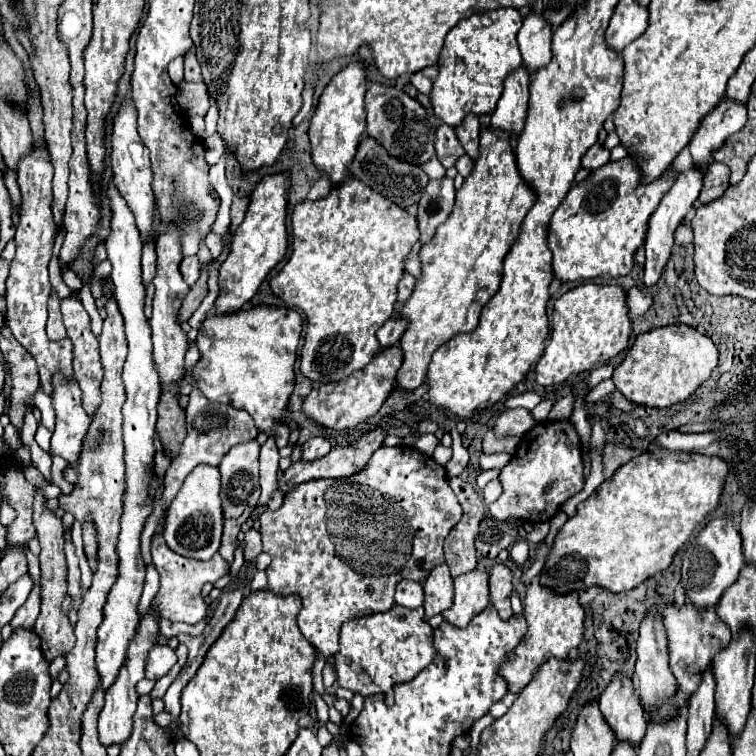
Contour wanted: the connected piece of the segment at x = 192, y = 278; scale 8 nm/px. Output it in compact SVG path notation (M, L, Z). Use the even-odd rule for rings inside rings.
M193 255L193 257L185 257L185 259L181 261L181 275L183 275L183 279L185 279L189 285L193 285L193 283L197 281L197 277L199 277L199 269L201 269L201 265L199 265L197 255Z

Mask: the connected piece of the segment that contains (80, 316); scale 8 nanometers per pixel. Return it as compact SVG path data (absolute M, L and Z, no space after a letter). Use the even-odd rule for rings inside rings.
M73 293L71 297L61 301L61 313L63 313L63 323L67 327L67 337L73 341L73 377L79 381L81 391L83 391L83 407L89 415L95 413L95 409L101 403L99 397L99 385L103 381L103 365L99 359L99 341L97 337L91 333L91 319L87 315L87 311L81 305L81 299L77 293Z

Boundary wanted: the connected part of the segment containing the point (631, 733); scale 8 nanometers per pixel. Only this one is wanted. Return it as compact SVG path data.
M617 673L599 697L599 709L615 733L617 741L625 741L637 749L637 741L645 735L647 715L633 693L633 683L627 675Z

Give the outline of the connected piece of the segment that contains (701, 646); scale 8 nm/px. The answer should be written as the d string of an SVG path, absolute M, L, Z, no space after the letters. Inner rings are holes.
M691 603L683 607L667 607L663 613L663 623L669 639L669 657L671 657L671 671L679 683L679 693L685 703L681 703L681 711L687 709L687 699L697 691L697 685L701 683L701 673L711 667L713 657L725 649L731 643L731 631L729 627L717 617L713 609L707 609L705 613L699 613L693 609Z

